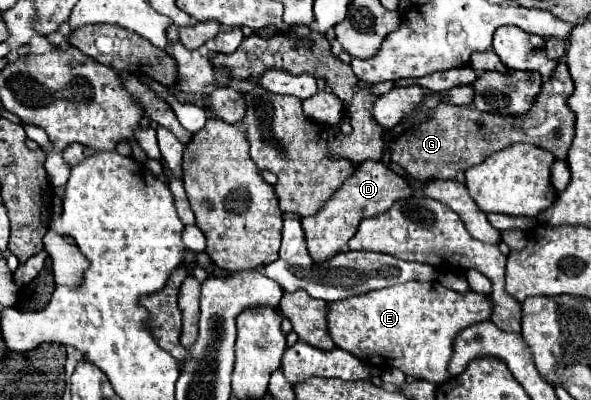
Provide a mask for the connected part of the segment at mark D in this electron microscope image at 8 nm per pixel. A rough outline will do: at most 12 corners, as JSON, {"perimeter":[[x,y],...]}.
{"perimeter":[[365,161],[319,213],[303,217],[309,253],[347,249],[365,217],[413,193],[383,161]]}

